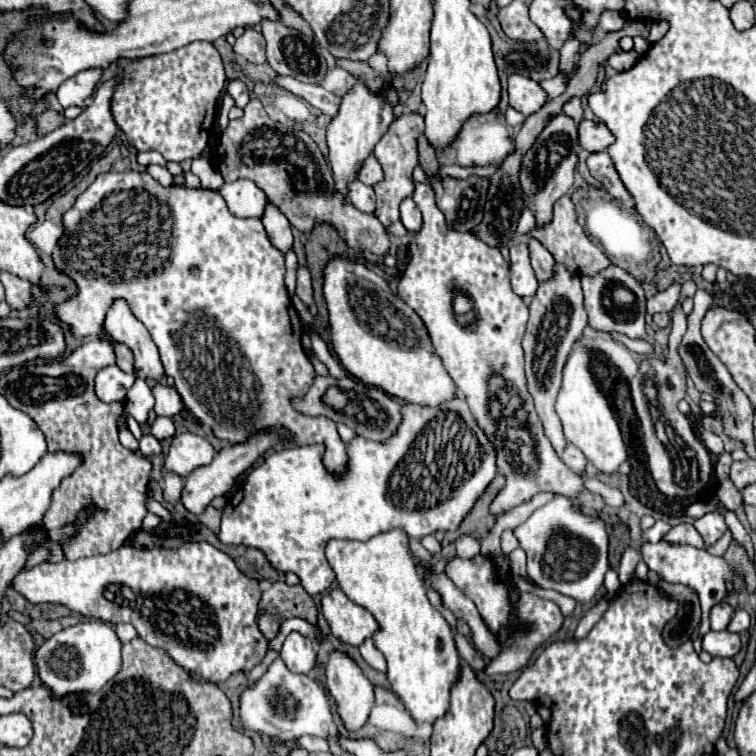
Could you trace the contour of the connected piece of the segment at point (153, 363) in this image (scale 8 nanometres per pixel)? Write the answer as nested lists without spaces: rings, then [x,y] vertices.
[[[115,301],[107,313],[105,329],[113,341],[129,347],[133,355],[135,377],[145,381],[161,381],[165,375],[163,363],[159,359],[157,345],[153,343],[149,331],[141,321],[133,317],[125,301]]]

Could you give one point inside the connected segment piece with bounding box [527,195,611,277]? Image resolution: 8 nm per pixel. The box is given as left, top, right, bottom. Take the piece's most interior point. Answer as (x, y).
(563, 236)

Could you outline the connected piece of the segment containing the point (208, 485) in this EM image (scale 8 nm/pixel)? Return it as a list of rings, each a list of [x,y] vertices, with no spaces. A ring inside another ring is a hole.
[[[263,433],[263,435],[257,435],[257,437],[251,437],[249,441],[245,441],[245,445],[229,445],[225,449],[221,449],[215,459],[209,463],[209,465],[203,465],[203,467],[197,467],[187,479],[185,479],[185,485],[183,485],[183,491],[181,491],[181,503],[183,507],[189,511],[189,513],[195,513],[195,515],[201,515],[205,511],[205,507],[213,501],[213,497],[219,497],[219,495],[225,495],[233,485],[235,485],[235,479],[247,471],[253,461],[269,447],[273,447],[277,443],[277,433]]]

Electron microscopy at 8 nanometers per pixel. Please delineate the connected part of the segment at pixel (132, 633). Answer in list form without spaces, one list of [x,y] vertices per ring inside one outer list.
[[[119,623],[119,625],[117,625],[117,637],[119,637],[123,643],[129,643],[131,639],[137,637],[137,631],[135,631],[133,625],[129,625],[129,623]]]

